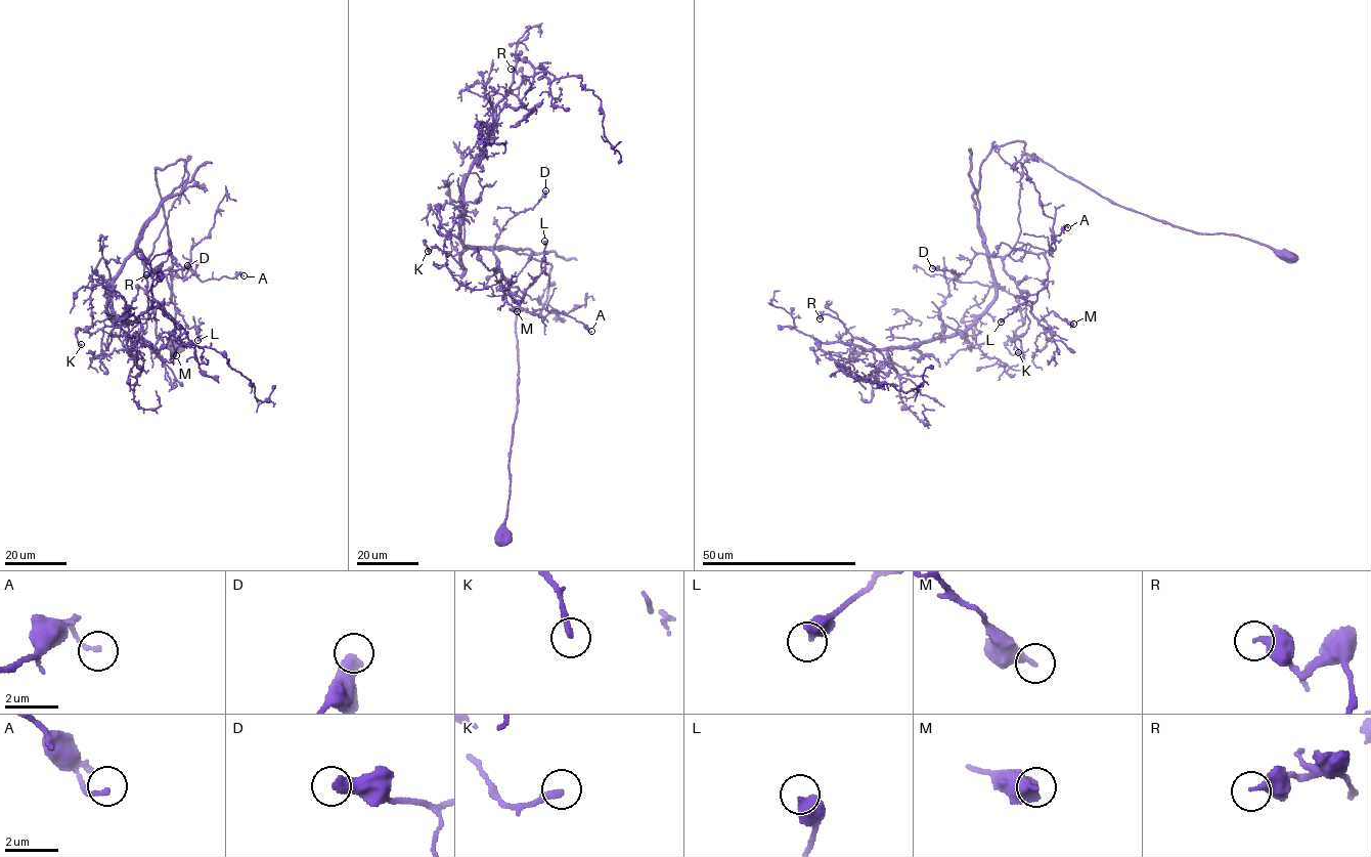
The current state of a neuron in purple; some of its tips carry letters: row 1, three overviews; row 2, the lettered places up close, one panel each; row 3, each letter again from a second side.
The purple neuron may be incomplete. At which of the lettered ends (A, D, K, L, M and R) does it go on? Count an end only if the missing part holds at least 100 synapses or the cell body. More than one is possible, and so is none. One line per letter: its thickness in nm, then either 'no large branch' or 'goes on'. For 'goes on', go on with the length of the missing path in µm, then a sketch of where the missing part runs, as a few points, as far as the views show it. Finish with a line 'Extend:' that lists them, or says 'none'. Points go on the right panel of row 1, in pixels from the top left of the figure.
A: 150 nm | no large branch
D: 440 nm | no large branch
K: 240 nm | no large branch
L: 550 nm | no large branch
M: 320 nm | no large branch
R: 360 nm | no large branch
Extend: none

